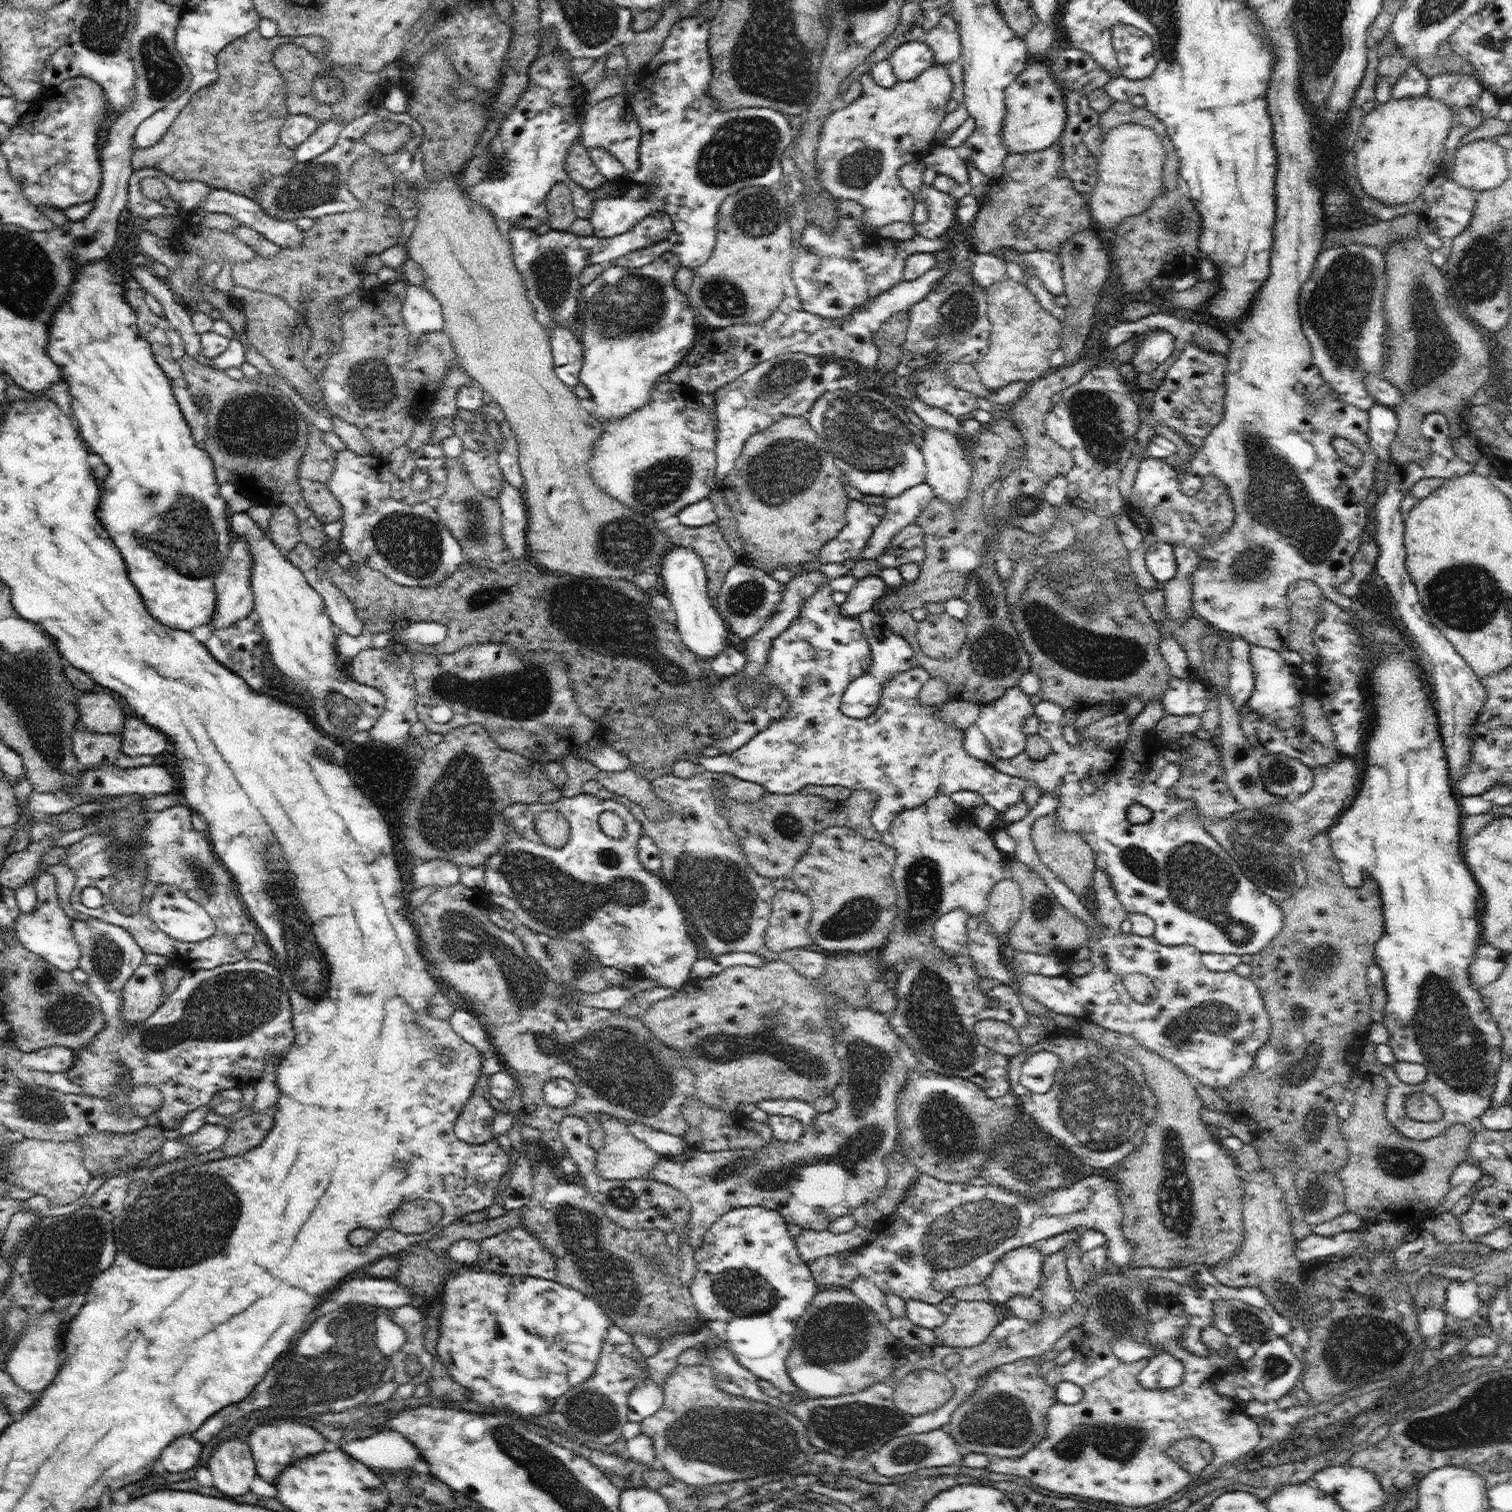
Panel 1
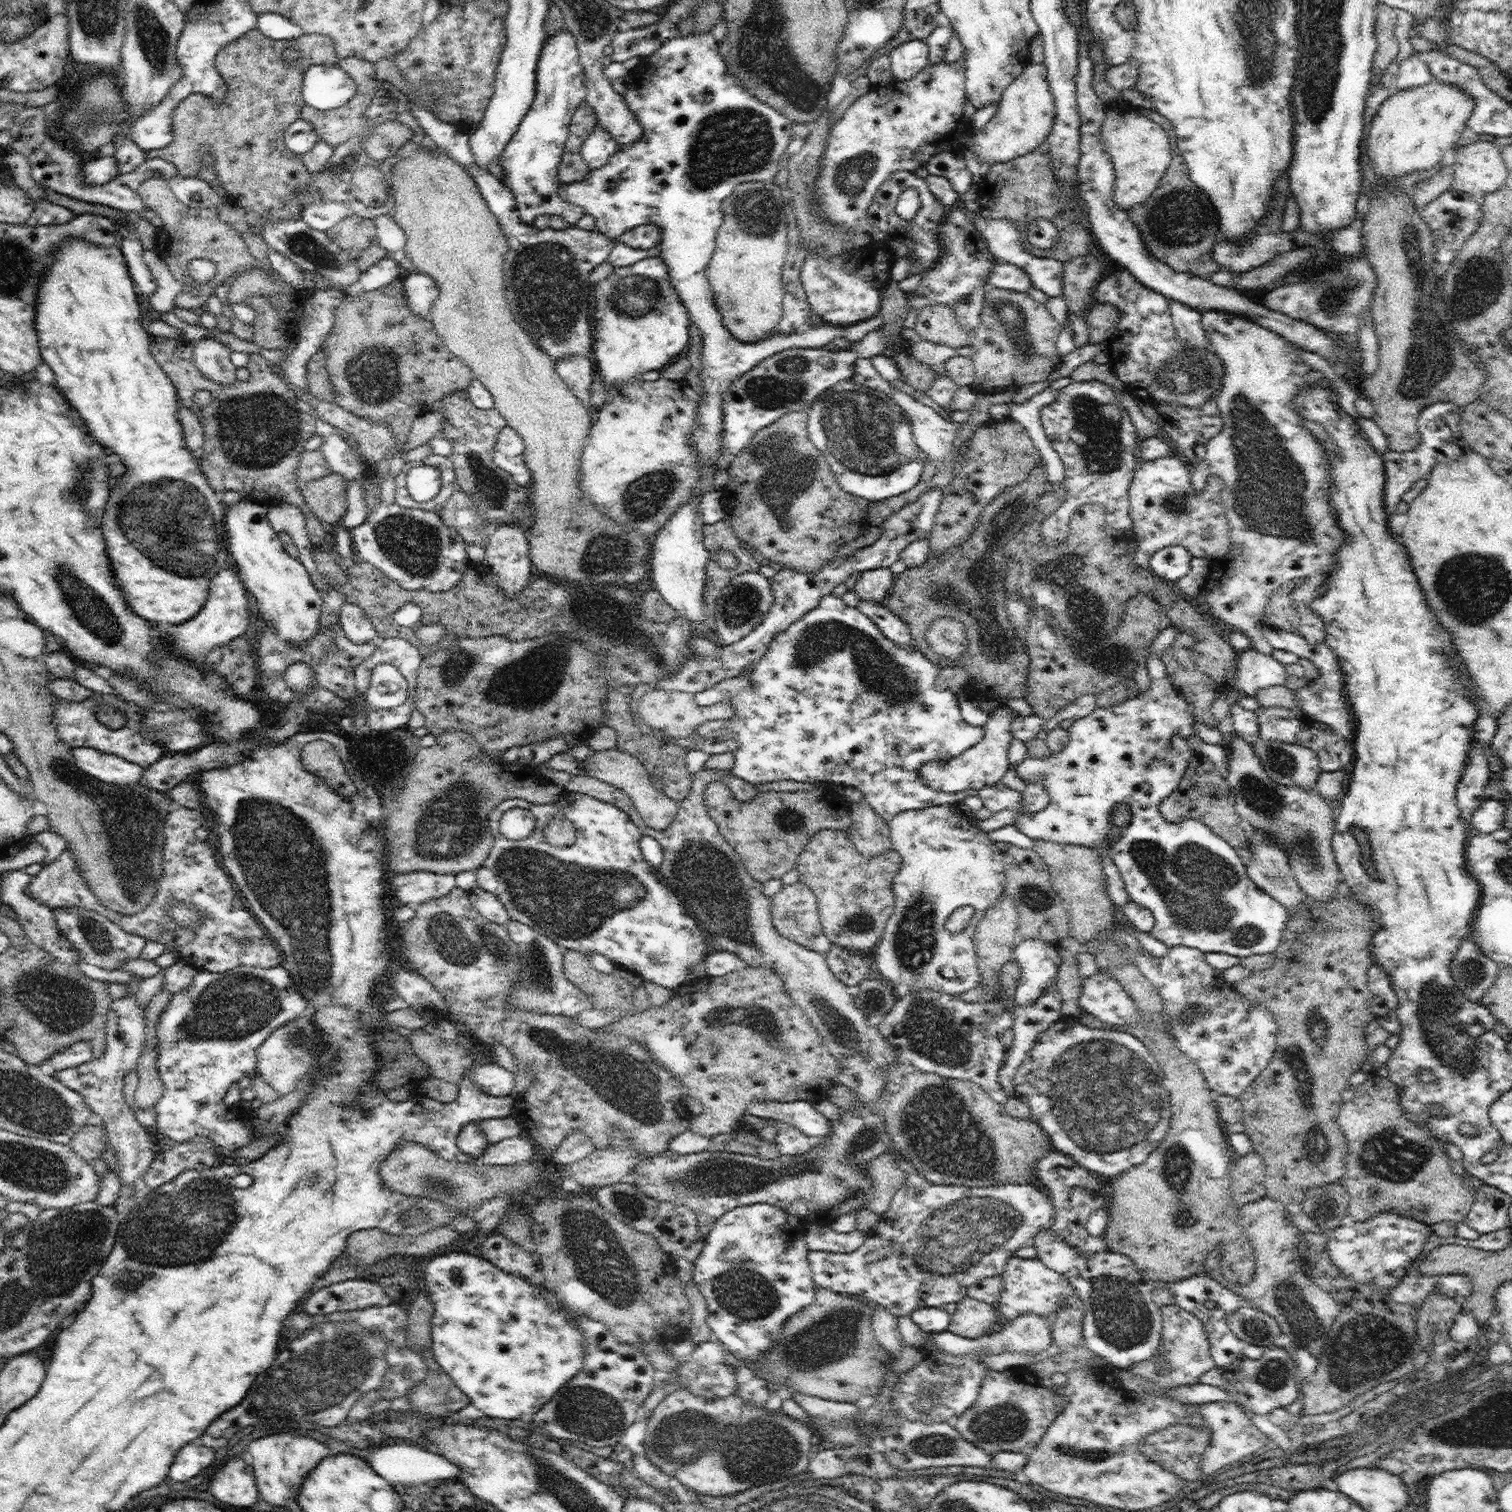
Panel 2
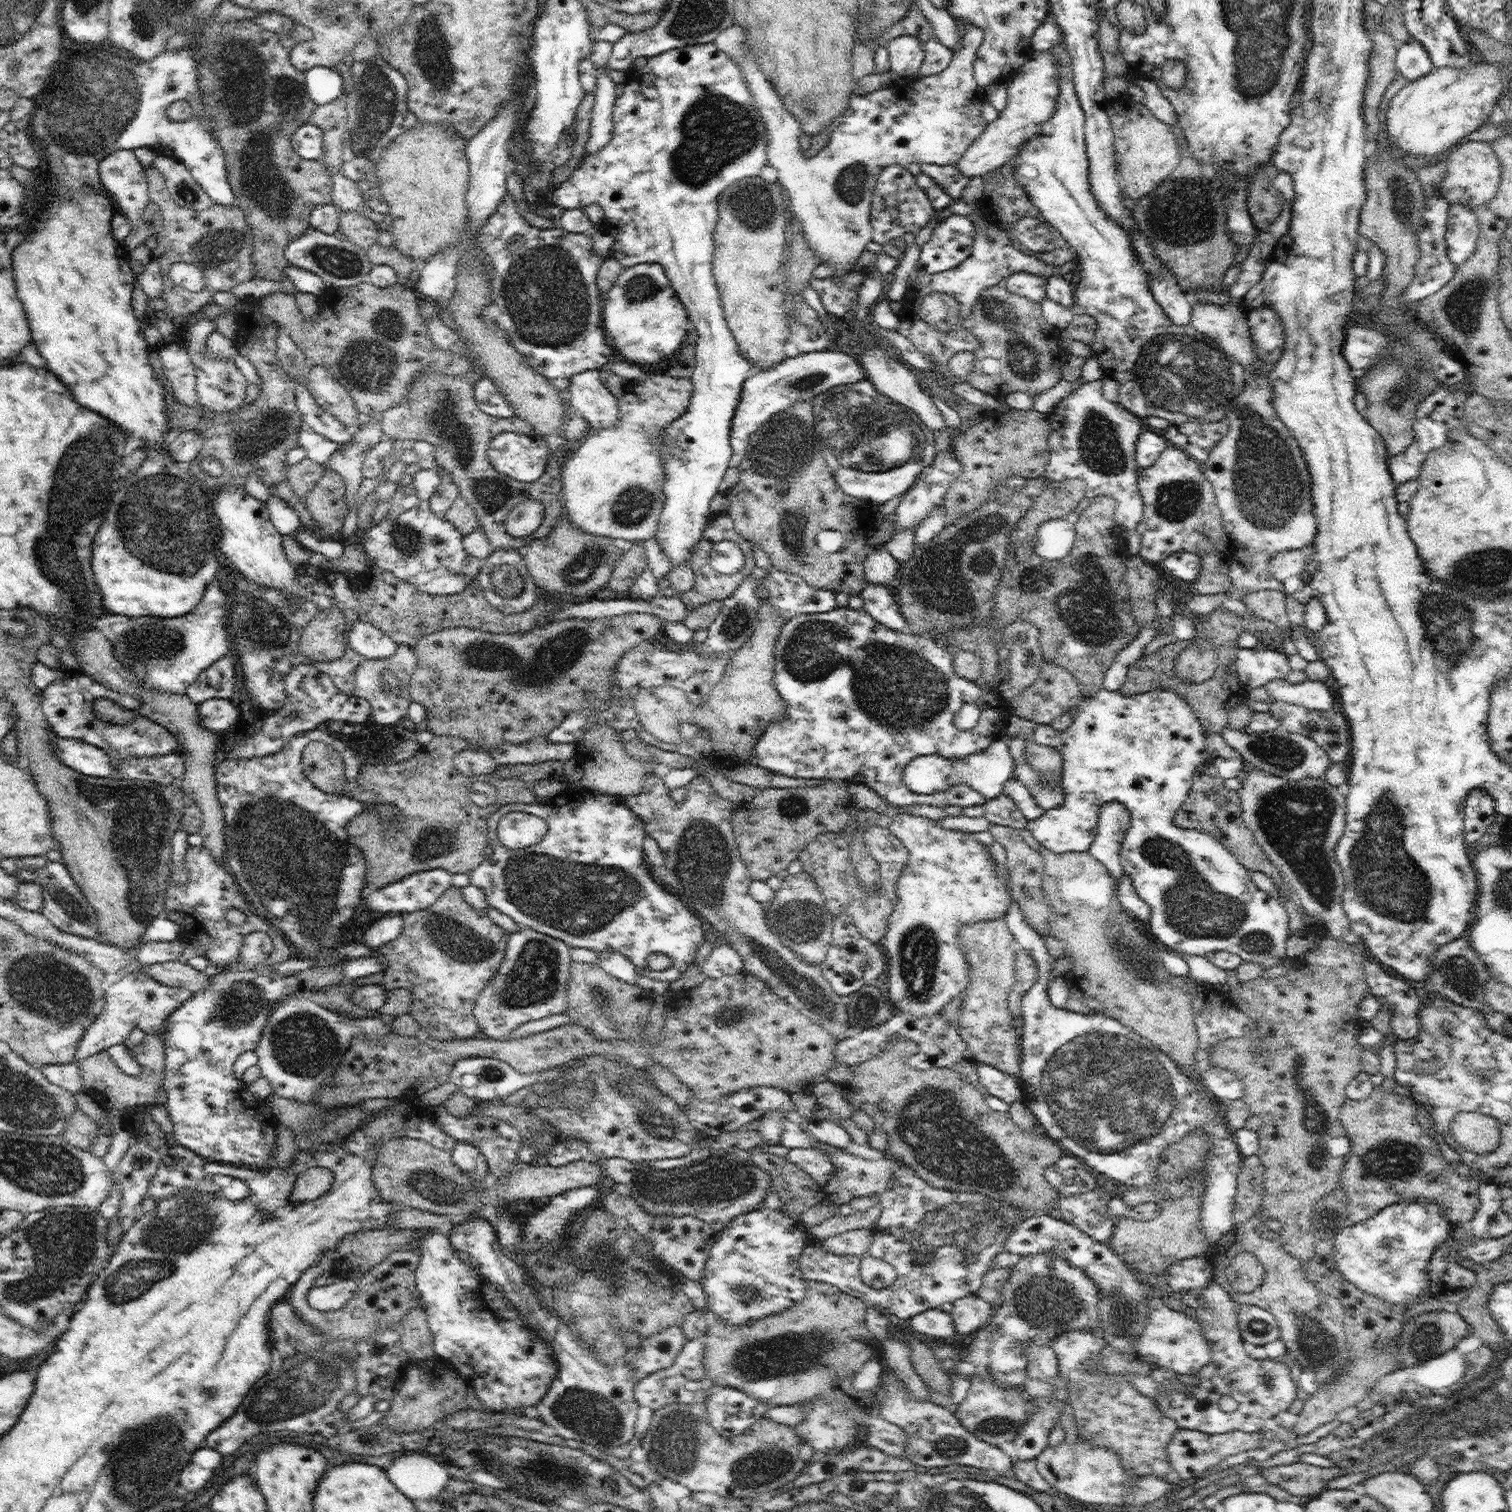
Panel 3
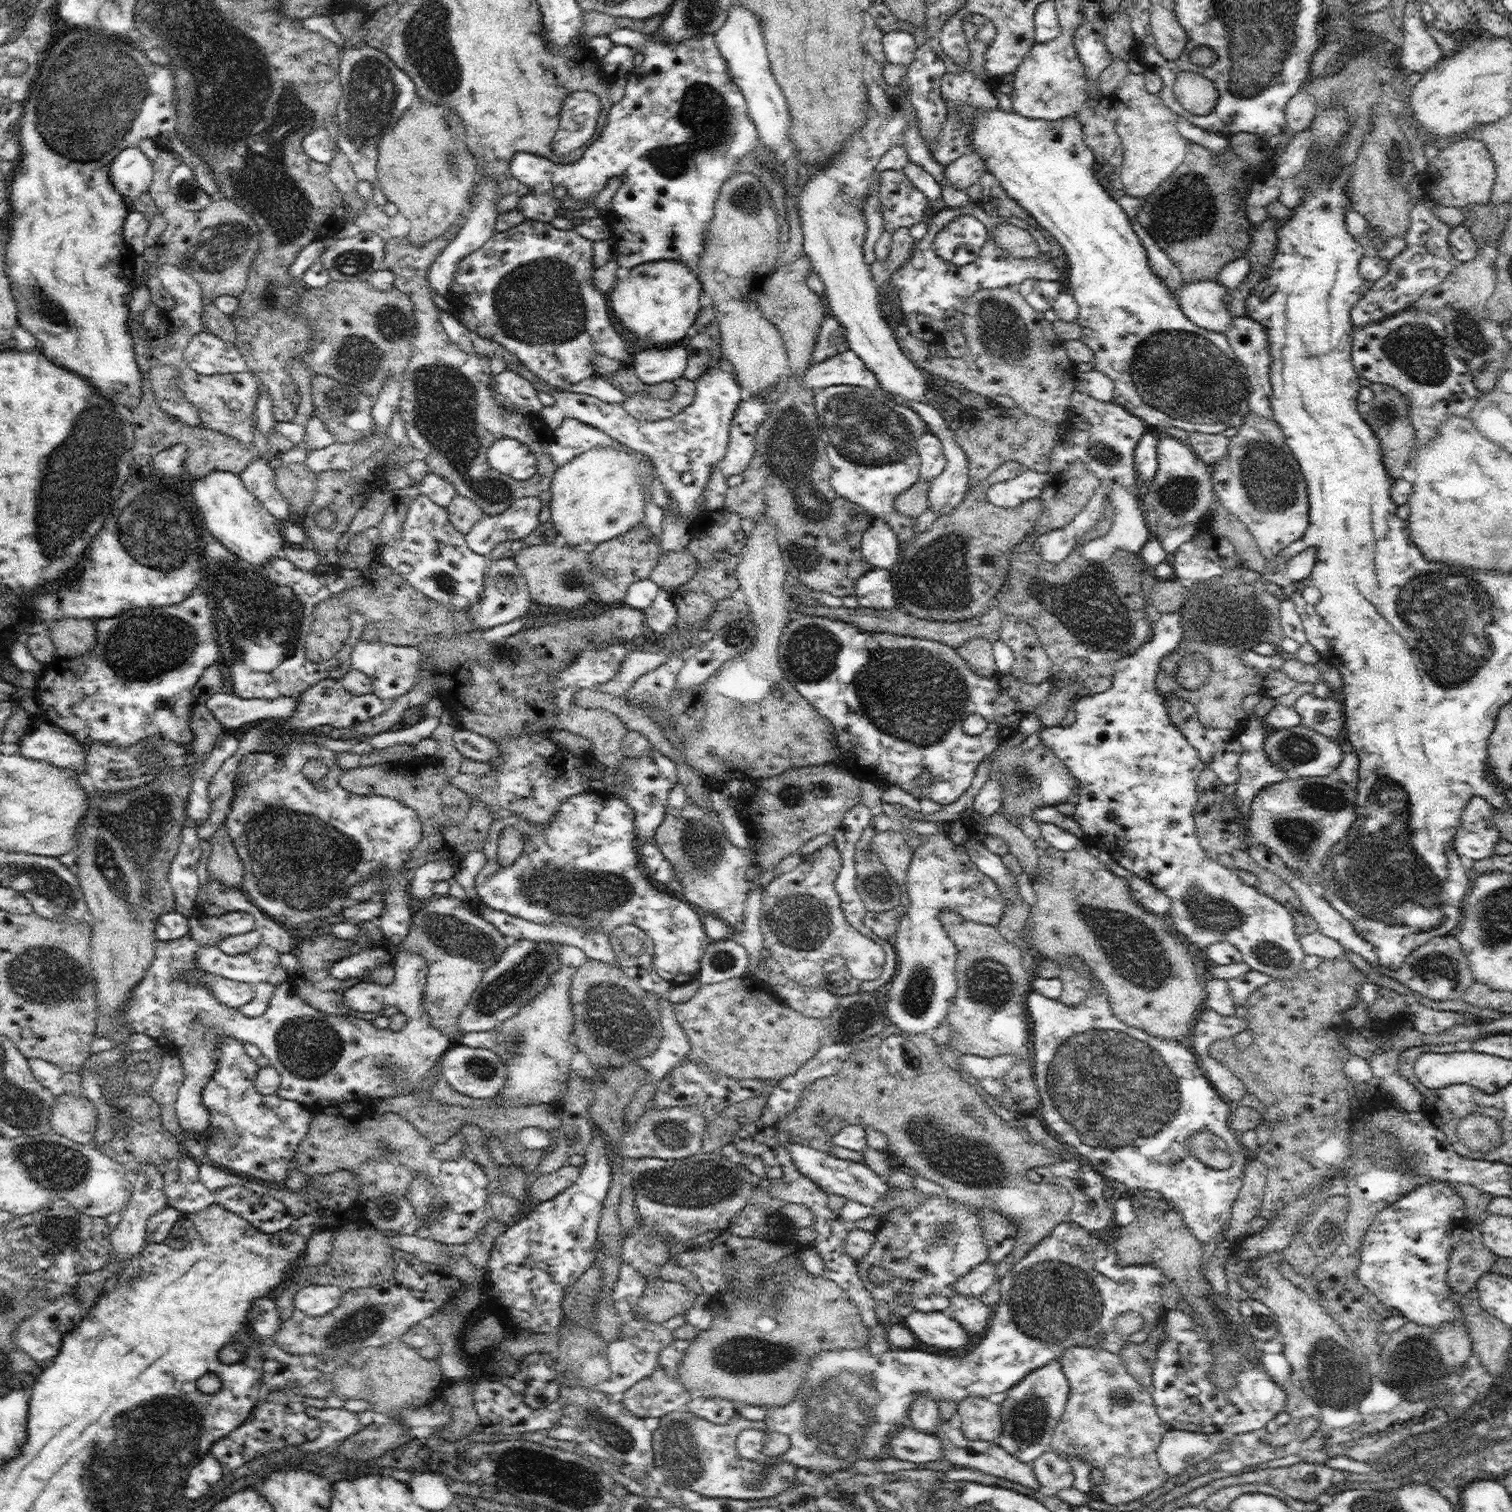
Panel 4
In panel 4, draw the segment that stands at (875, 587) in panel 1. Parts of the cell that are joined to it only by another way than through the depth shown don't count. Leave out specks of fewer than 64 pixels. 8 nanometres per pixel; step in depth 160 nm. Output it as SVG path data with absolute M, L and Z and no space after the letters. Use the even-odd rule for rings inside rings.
M874 519L870 528L864 532L861 542L861 554L873 568L891 571L896 566L900 550L898 538L892 526L884 519Z

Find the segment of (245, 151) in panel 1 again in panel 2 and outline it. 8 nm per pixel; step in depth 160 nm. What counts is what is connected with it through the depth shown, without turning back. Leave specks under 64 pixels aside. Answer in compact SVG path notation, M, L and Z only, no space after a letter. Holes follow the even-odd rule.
M260 30L249 31L224 46L216 56L216 70L225 80L227 87L224 101L215 104L212 99L201 93L190 94L174 109L172 144L161 150L147 151L146 160L163 159L177 169L178 175L196 177L202 168L202 162L210 156L214 160L216 174L228 197L245 210L249 230L256 234L262 234L263 224L269 220L301 218L304 208L300 203L294 203L295 198L297 194L304 193L305 188L309 188L313 176L302 164L301 155L292 152L285 145L283 134L293 122L301 118L302 108L305 106L303 76L307 69L316 64L336 65L338 61L334 43L329 37L309 33L290 40L273 40L261 34ZM290 46L300 53L298 66L294 68L286 68L286 62L282 58L284 50Z

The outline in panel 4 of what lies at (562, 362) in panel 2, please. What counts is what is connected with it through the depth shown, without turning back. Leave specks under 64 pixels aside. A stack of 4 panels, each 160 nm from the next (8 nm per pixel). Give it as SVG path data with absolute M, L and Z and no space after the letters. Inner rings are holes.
M620 25L608 38L613 45L636 49L644 55L644 62L626 78L624 98L613 104L600 136L584 147L584 154L578 161L560 166L532 153L515 154L511 174L529 188L529 193L521 197L516 209L526 219L549 223L562 214L561 202L554 197L554 186L562 184L577 201L590 202L609 178L617 176L622 184L607 210L614 259L618 263L617 278L624 280L634 266L652 261L674 259L697 270L699 254L704 248L704 231L710 226L720 187L727 178L739 173L736 168L738 160L760 144L755 122L748 114L746 100L734 84L712 34L700 34L684 42L665 43ZM440 312L438 319L450 340L462 351L479 353L489 358L498 355L503 358L508 369L512 370L508 365L513 364L513 368L516 368L519 375L530 381L534 387L536 385L537 391L550 394L554 399L554 404L543 406L538 414L551 430L558 428L565 418L577 418L594 428L603 430L610 438L616 439L626 448L649 456L655 464L655 471L659 474L664 488L671 496L670 507L666 508L668 512L674 512L692 524L697 517L697 508L706 509L706 506L700 503L700 499L703 498L704 487L709 483L711 470L726 454L731 420L742 401L740 399L741 387L736 382L735 374L722 371L721 365L726 360L723 354L713 362L711 370L695 380L696 396L690 406L667 419L637 420L625 411L623 403L606 403L588 394L554 390L552 385L536 377L519 361L517 356L510 354L501 344L468 330L451 313Z

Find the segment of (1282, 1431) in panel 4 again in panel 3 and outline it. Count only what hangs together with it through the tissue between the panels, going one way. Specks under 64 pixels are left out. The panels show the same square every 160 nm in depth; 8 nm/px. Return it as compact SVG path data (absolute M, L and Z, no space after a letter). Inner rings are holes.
M1332 1239L1316 1240L1315 1256L1303 1262L1302 1266L1305 1277L1314 1283L1314 1286L1317 1286L1322 1292L1336 1297L1343 1306L1344 1328L1349 1342L1351 1366L1345 1368L1345 1372L1337 1376L1335 1380L1331 1380L1328 1384L1320 1384L1319 1389L1313 1395L1310 1394L1311 1397L1305 1401L1303 1409L1298 1413L1299 1417L1292 1427L1295 1434L1302 1434L1302 1436L1314 1432L1318 1426L1328 1422L1328 1414L1332 1414L1332 1412L1326 1412L1328 1406L1332 1410L1334 1406L1358 1404L1360 1400L1366 1398L1368 1387L1394 1370L1399 1353L1397 1342L1401 1330L1404 1329L1400 1328L1400 1324L1402 1321L1409 1320L1404 1318L1406 1304L1386 1304L1385 1300L1378 1300L1378 1297L1373 1297L1372 1294L1365 1293L1356 1285L1348 1282L1344 1275L1336 1270L1332 1254ZM1364 1316L1368 1316L1372 1322L1380 1320L1380 1324L1364 1324Z

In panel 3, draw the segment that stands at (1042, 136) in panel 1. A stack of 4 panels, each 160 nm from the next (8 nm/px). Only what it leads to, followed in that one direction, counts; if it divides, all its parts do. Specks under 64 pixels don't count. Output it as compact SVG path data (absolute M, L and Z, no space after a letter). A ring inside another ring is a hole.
M1035 52L1007 83L1008 101L999 117L988 123L974 144L968 147L955 165L962 175L972 178L996 171L1016 158L1026 139L1039 135L1041 126L1056 112L1059 74L1052 52Z

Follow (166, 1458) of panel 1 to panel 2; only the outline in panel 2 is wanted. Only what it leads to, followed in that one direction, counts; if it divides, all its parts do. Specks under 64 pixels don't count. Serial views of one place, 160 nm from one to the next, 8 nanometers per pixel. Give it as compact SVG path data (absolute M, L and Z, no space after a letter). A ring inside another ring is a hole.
M194 1444L184 1446L180 1450L178 1458L174 1460L168 1476L178 1482L186 1482L186 1480L198 1476L204 1468L214 1462L214 1452L213 1448L207 1446L194 1446Z

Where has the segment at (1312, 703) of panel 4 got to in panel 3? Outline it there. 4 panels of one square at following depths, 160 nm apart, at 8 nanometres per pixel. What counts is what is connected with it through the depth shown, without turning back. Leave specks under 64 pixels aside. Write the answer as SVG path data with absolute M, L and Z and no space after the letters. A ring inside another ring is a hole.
M1273 701L1269 710L1288 732L1300 733L1310 737L1320 748L1323 748L1332 763L1350 761L1351 732L1345 714L1338 708L1332 707L1327 711L1309 711L1305 706L1288 704L1284 701Z

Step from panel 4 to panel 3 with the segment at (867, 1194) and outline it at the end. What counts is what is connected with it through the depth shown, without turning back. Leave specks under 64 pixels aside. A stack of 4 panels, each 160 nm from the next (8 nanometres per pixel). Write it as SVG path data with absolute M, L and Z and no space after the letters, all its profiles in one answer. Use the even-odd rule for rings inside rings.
M802 1146L790 1148L787 1158L807 1172L821 1188L829 1182L837 1169L832 1159L818 1149Z

